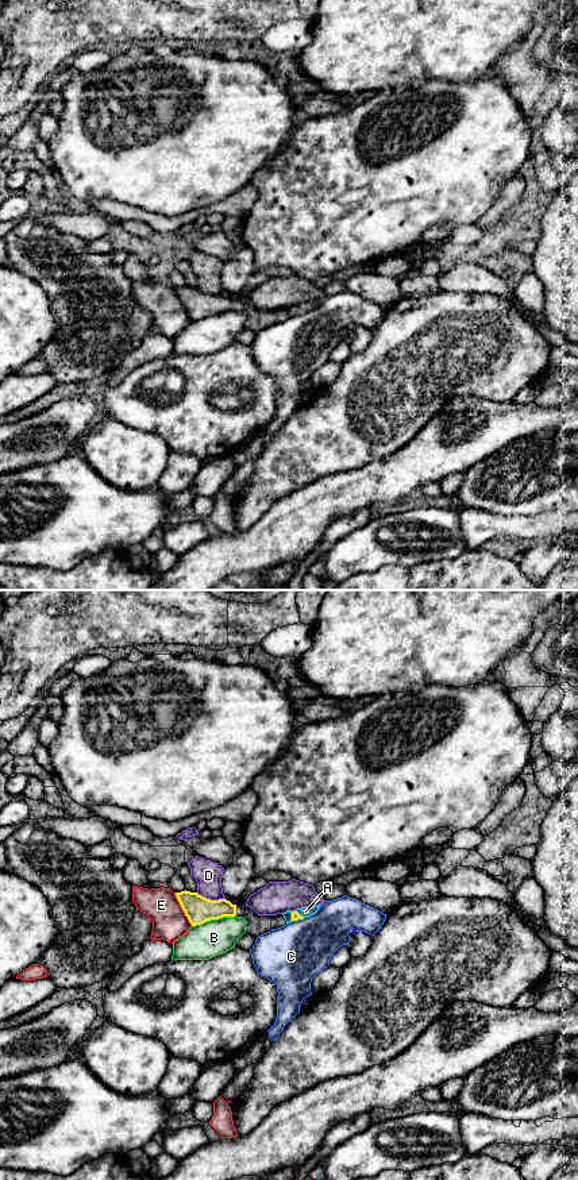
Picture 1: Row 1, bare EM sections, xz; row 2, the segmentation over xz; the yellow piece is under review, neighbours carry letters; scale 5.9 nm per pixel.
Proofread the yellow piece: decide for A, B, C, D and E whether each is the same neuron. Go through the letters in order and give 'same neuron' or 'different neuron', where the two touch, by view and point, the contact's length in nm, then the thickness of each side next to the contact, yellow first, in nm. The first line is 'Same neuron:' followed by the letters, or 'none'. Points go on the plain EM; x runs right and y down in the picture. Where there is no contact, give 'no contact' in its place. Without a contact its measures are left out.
Same neuron: A
A: same neuron; meets yellow in xz at (299, 309); contact 80 nm long; 50 nm thick on the yellow side, 60 nm on the other
B: different neuron; meets yellow in xz at (214, 313); contact 280 nm long; 160 nm thick on the yellow side, 220 nm on the other
C: different neuron; meets yellow in xz at (297, 313); contact 80 nm long; 50 nm thick on the yellow side, 360 nm on the other
D: different neuron; meets yellow in xz at (209, 294); contact 180 nm long; 160 nm thick on the yellow side, 160 nm on the other
E: different neuron; meets yellow in xz at (182, 304); contact 220 nm long; 160 nm thick on the yellow side, 200 nm on the other

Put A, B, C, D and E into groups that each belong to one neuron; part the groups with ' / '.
A / B / C / D / E

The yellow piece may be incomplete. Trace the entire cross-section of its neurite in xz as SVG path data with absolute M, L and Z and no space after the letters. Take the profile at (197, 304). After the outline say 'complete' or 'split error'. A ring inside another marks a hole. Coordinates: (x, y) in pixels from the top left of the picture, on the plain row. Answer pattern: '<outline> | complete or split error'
M186 285L176 288L176 292L192 321L211 315L236 311L236 300L227 294L211 296Z | complete

